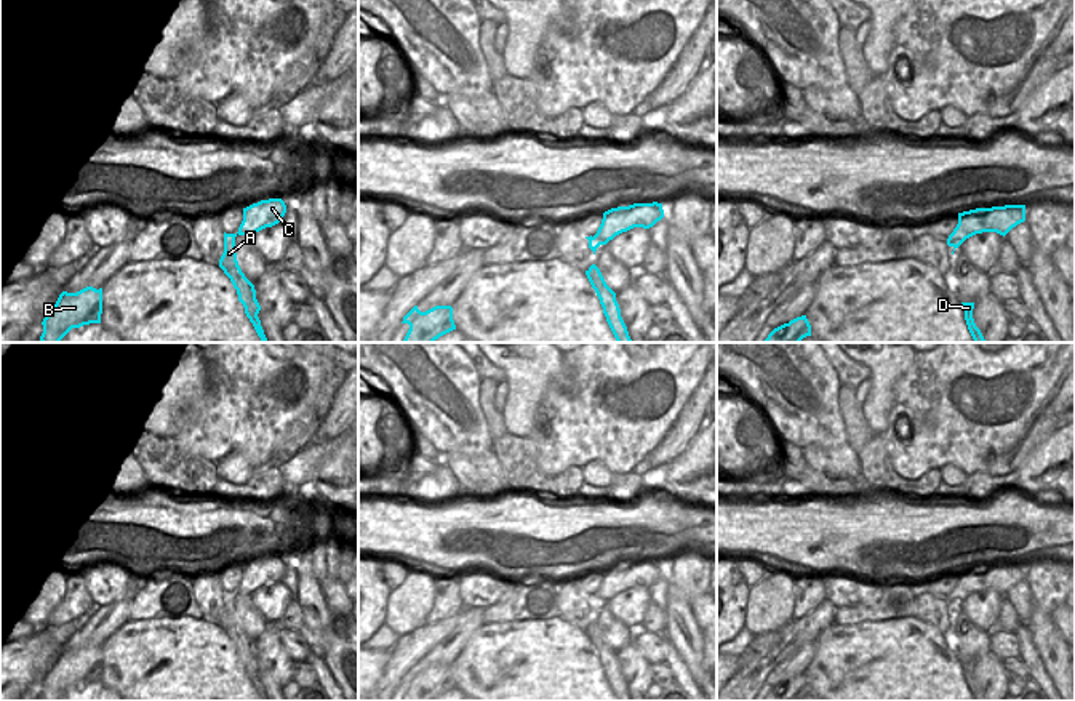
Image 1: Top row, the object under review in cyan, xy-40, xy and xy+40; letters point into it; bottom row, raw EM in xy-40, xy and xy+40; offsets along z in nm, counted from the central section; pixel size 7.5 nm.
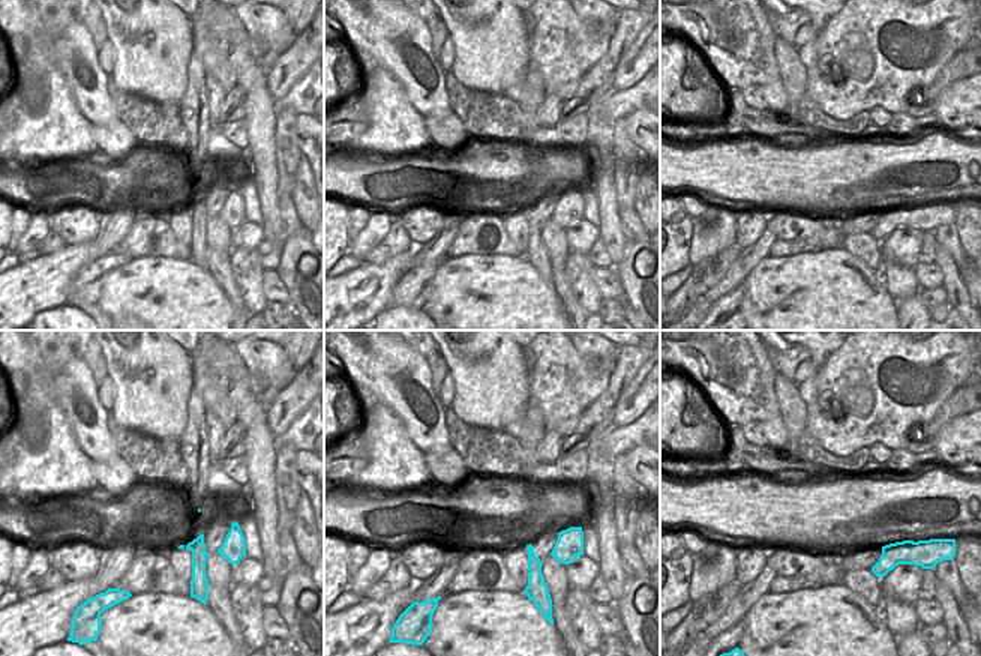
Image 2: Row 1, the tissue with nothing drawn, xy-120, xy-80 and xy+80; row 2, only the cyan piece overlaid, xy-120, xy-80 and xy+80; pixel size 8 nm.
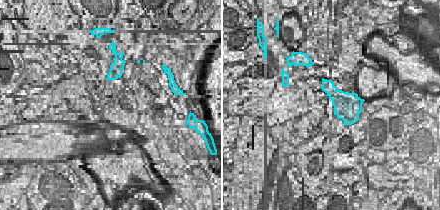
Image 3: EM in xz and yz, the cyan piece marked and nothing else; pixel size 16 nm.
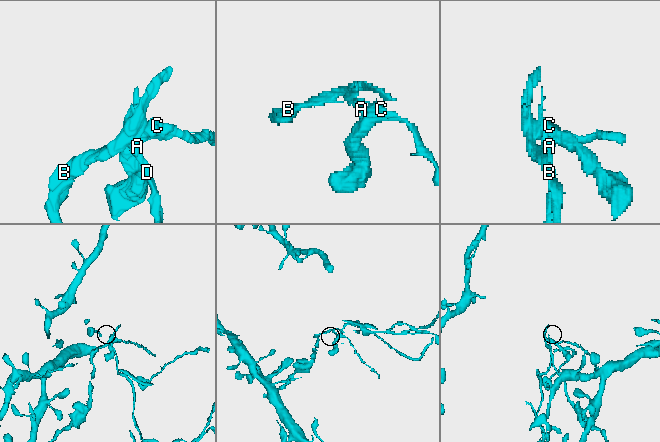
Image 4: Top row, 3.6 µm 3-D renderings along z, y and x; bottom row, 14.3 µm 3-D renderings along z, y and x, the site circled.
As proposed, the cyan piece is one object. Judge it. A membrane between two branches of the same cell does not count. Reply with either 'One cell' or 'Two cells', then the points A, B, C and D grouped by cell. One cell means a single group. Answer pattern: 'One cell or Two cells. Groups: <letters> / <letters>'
Two cells. Groups: A B D / C.

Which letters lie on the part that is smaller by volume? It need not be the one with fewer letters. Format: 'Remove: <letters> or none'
Remove: C.

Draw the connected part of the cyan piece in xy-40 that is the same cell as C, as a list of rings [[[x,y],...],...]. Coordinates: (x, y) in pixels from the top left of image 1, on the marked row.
[[[269,198],[243,208],[243,221],[238,235],[254,235],[256,232],[282,222],[286,205],[282,198]]]

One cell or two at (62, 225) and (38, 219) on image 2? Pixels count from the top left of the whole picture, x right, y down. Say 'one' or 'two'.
two

